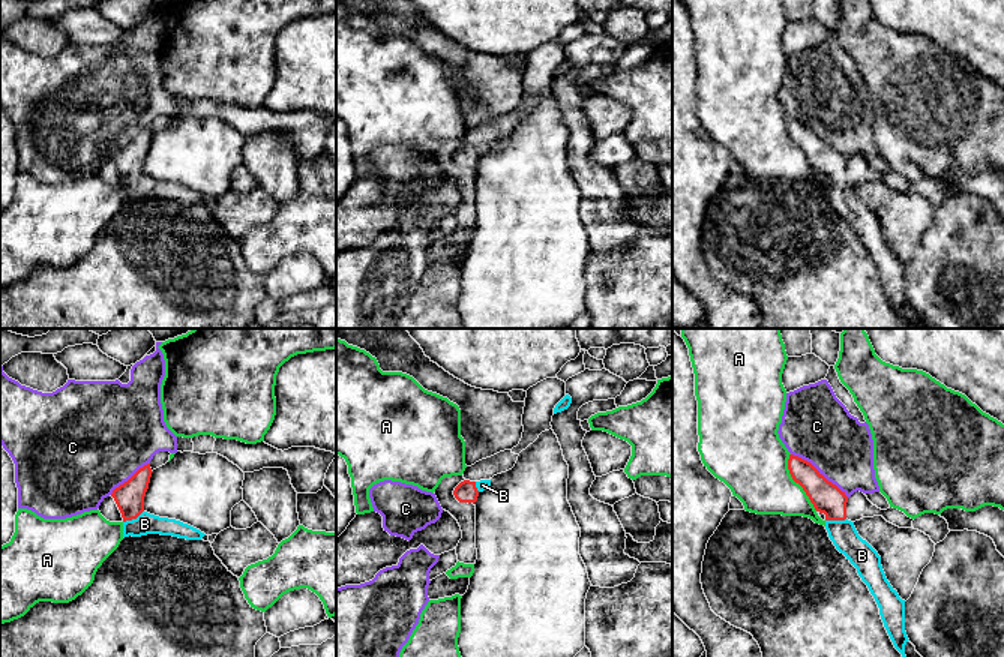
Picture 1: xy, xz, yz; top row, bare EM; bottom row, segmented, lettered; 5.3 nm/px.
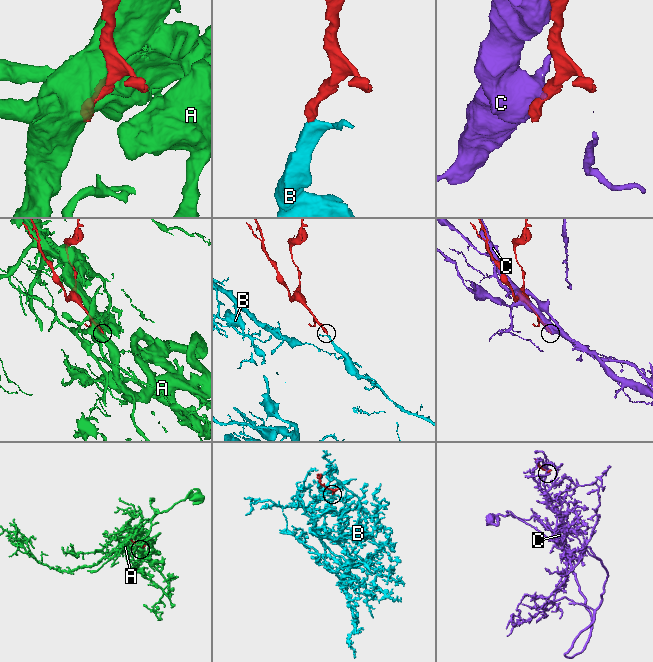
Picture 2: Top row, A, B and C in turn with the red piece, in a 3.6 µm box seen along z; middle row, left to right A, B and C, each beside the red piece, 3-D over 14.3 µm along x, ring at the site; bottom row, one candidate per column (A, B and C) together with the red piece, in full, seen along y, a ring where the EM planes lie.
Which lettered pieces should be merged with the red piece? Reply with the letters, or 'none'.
B

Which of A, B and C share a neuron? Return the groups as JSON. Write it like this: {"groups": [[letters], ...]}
{"groups": [["A"], ["B"], ["C"]]}

